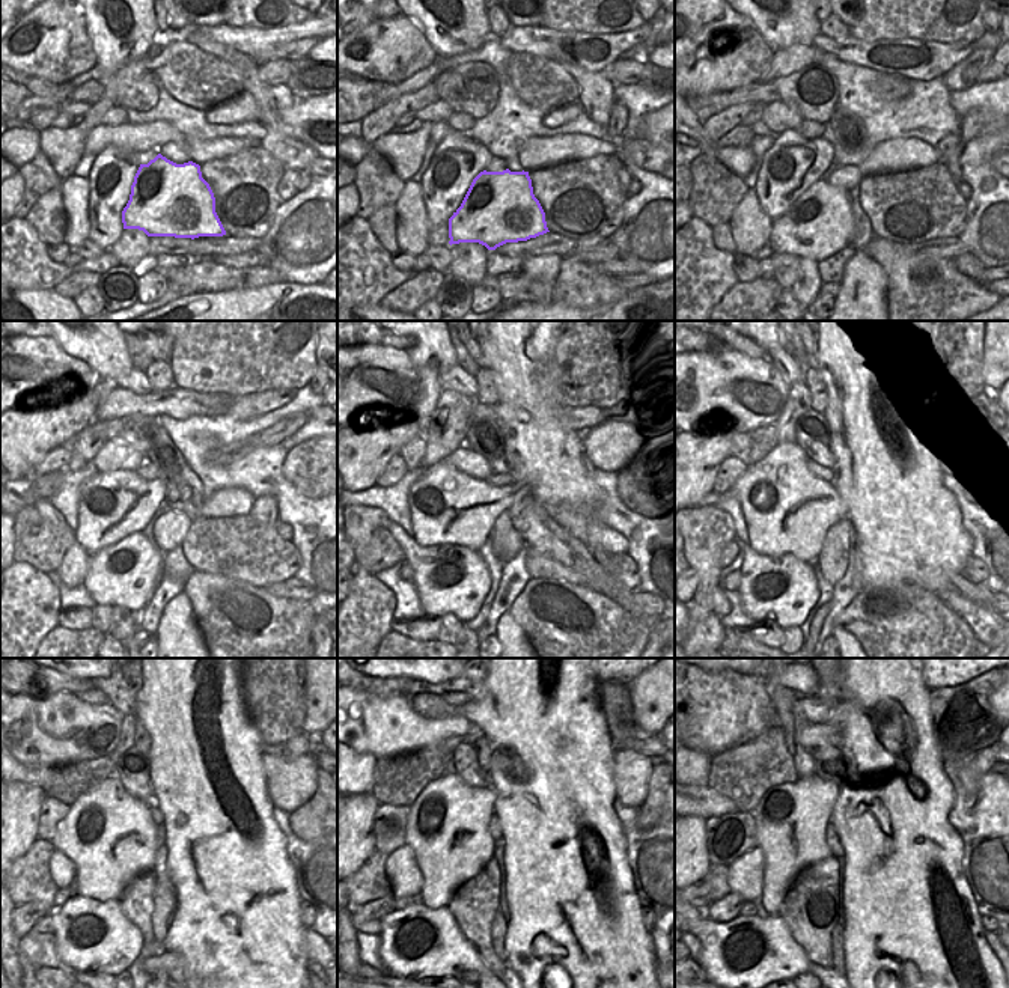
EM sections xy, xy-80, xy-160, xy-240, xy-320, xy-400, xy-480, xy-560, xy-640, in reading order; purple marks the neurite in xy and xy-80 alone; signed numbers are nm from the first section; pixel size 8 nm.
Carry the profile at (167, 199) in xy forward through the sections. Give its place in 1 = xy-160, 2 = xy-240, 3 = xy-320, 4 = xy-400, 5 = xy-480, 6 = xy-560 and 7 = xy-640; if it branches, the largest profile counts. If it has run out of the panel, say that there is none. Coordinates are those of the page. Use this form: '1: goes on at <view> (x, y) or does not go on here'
1: goes on at xy-160 (820, 223)
2: goes on at xy-240 (125, 574)
3: goes on at xy-320 (451, 579)
4: goes on at xy-400 (785, 588)
5: goes on at xy-480 (91, 936)
6: goes on at xy-560 (416, 942)
7: goes on at xy-640 (747, 954)

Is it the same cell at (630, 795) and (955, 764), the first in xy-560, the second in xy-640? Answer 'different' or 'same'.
different

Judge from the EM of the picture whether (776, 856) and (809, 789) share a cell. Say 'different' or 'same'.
same

